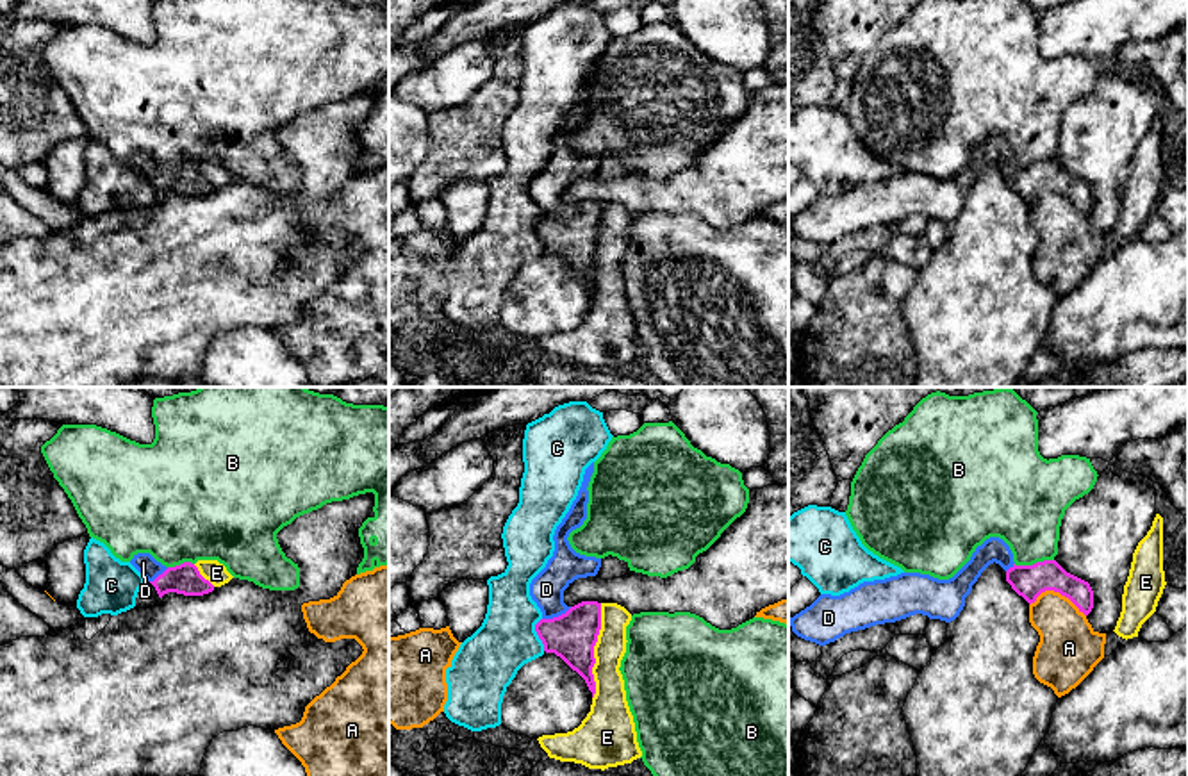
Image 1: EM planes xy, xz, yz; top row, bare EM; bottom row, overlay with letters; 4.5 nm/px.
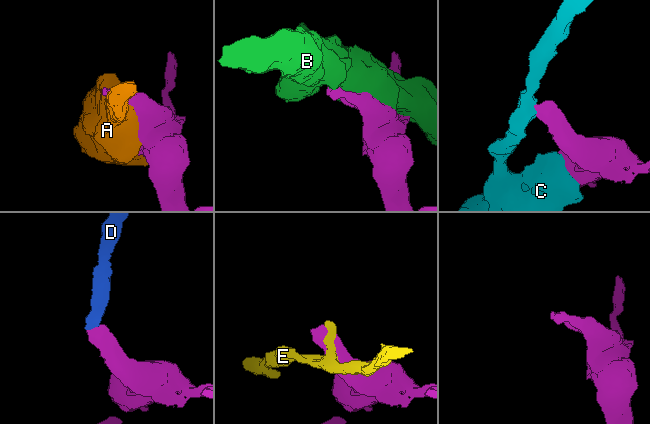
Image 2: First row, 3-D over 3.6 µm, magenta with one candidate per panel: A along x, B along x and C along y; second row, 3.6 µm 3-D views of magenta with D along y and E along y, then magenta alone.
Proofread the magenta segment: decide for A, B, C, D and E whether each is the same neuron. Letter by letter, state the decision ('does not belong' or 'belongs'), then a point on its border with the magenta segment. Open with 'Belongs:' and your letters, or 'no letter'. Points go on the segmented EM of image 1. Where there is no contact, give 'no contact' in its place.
Belongs: D
A: does not belong | yz (1058, 591)
B: does not belong | yz (1033, 564)
C: does not belong | xz (537, 634)
D: belongs | xz (559, 616)
E: does not belong | xz (593, 652)

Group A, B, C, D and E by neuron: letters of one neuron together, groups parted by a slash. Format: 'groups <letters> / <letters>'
groups A / B / C / D / E

